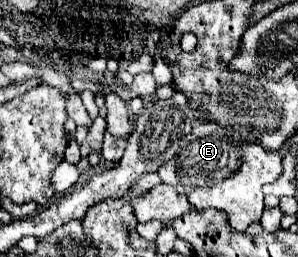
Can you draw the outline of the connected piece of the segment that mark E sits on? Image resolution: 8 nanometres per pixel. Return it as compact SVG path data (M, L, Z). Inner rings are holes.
M196 121L192 133L180 141L178 153L160 167L160 179L174 185L196 209L214 207L224 211L236 231L246 231L254 221L260 221L264 211L262 185L276 181L282 175L282 155L266 151L258 143L248 143L234 127Z

